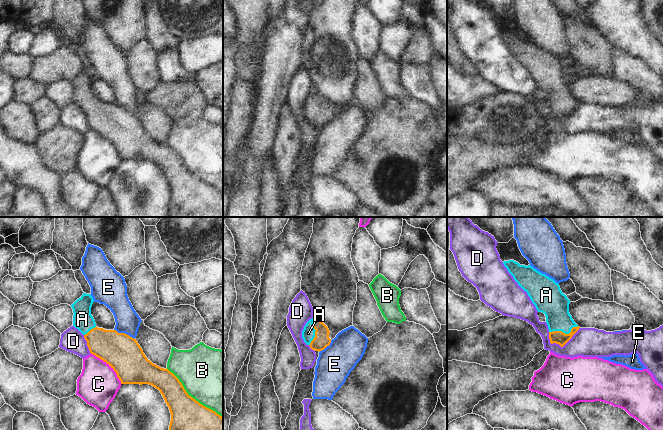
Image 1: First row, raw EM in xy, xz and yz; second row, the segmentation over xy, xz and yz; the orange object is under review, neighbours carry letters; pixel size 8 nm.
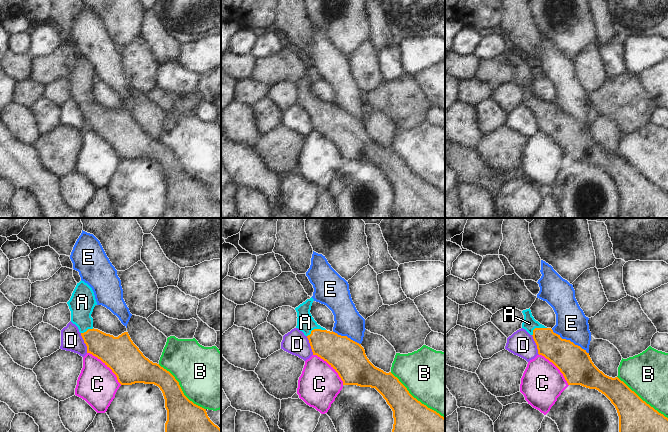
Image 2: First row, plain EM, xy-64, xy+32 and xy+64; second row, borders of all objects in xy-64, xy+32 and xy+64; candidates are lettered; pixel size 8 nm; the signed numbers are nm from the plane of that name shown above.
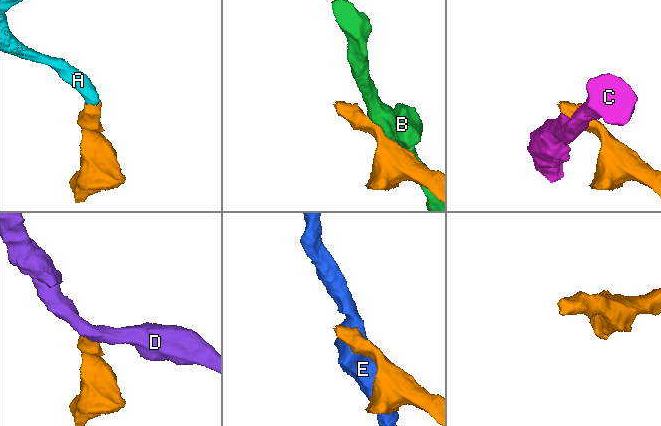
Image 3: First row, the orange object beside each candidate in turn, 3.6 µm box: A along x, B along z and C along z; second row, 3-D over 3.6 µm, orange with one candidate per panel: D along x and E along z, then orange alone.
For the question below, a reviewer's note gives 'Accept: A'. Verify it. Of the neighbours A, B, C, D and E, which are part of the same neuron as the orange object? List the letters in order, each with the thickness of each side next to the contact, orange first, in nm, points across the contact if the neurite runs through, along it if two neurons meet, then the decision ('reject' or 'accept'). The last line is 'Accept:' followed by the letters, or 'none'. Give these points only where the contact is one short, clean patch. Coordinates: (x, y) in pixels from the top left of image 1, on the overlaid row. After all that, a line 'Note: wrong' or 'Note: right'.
A: 110/220 nm | across yz (558, 337), (563, 333), (554, 304) | accept
B: 260/460 nm | reject
C: 280/320 nm | reject
D: 110/240 nm | along yz (579, 327), (562, 346), (549, 342) | reject
E: 280/190 nm | reject
Accept: A
Note: right

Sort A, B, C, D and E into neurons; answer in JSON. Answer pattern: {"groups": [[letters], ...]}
{"groups": [["A"], ["B"], ["C"], ["D"], ["E"]]}

